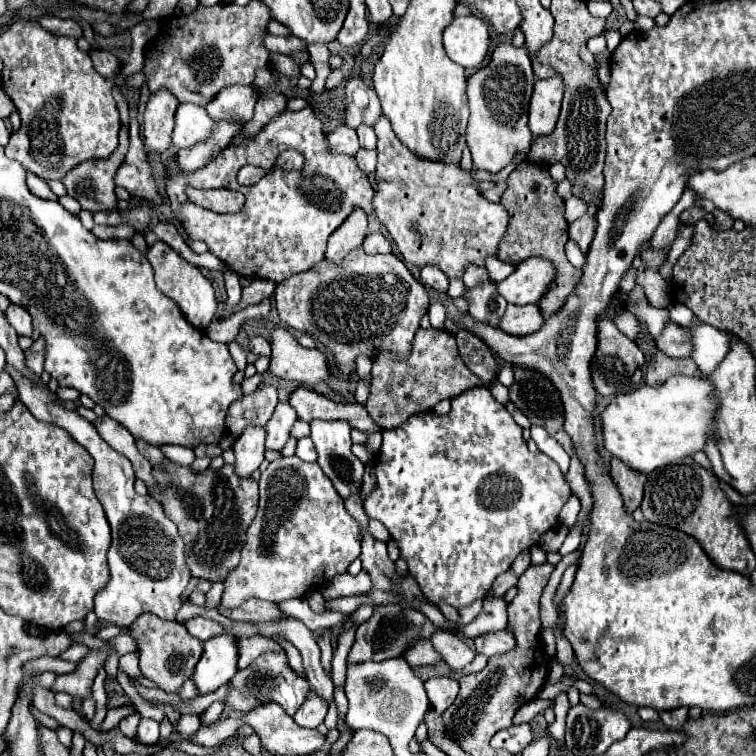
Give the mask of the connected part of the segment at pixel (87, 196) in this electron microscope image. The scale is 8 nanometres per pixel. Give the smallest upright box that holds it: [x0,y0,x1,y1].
[62,124,129,210]

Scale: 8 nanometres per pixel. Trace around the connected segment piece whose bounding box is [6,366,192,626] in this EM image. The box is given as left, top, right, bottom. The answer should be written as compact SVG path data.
M6 366L6 372L14 378L20 400L26 404L28 410L40 420L52 422L62 426L78 444L82 444L94 458L94 490L104 506L106 518L112 528L112 546L108 550L108 564L110 564L110 582L106 590L102 590L94 598L94 612L100 620L116 626L130 626L140 614L152 612L162 620L176 620L176 612L182 606L182 594L192 578L190 568L186 564L184 554L184 540L172 520L162 510L162 504L152 496L140 496L134 490L134 470L126 456L118 454L110 448L96 428L78 416L76 412L66 412L62 406L42 390L42 386L34 386L26 382L12 366Z

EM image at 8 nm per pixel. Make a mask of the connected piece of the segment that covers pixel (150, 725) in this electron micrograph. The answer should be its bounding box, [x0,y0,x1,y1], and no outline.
[136,718,160,744]

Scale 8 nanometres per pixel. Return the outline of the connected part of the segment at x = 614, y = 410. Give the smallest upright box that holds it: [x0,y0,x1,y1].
[600,376,714,474]

